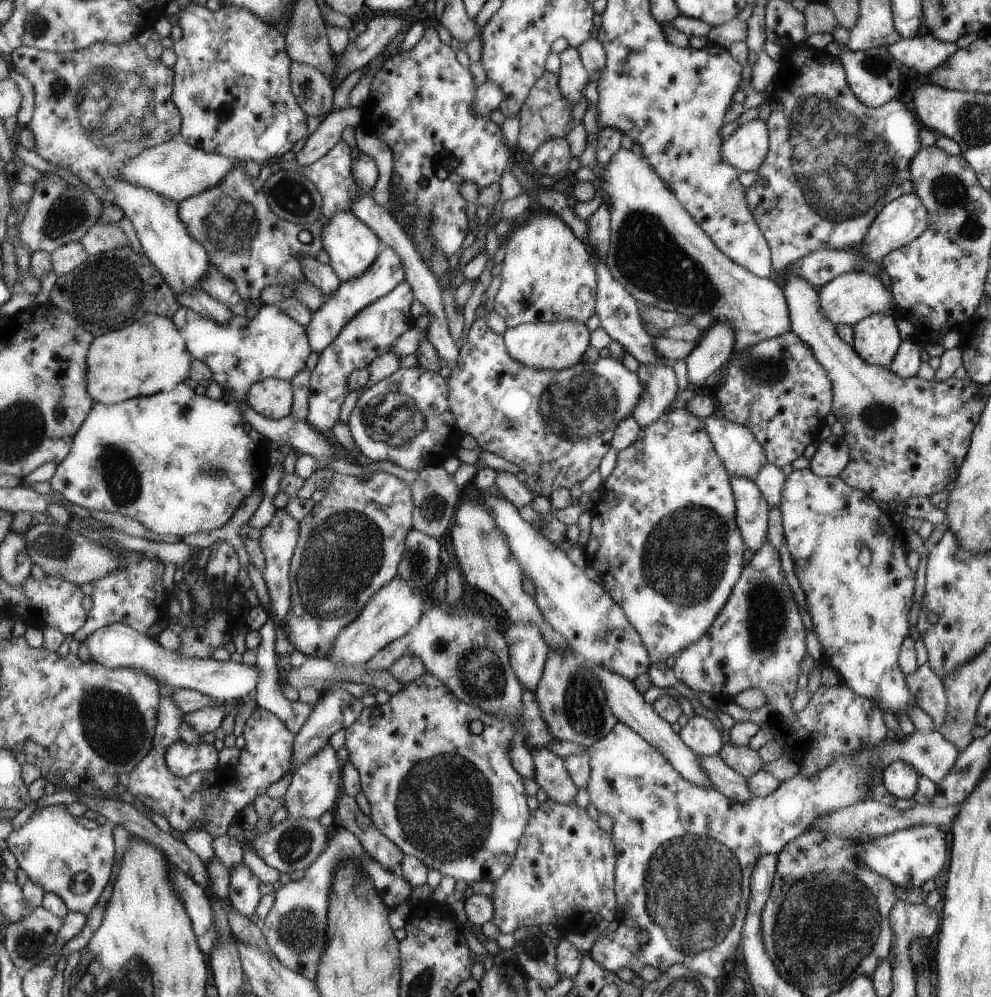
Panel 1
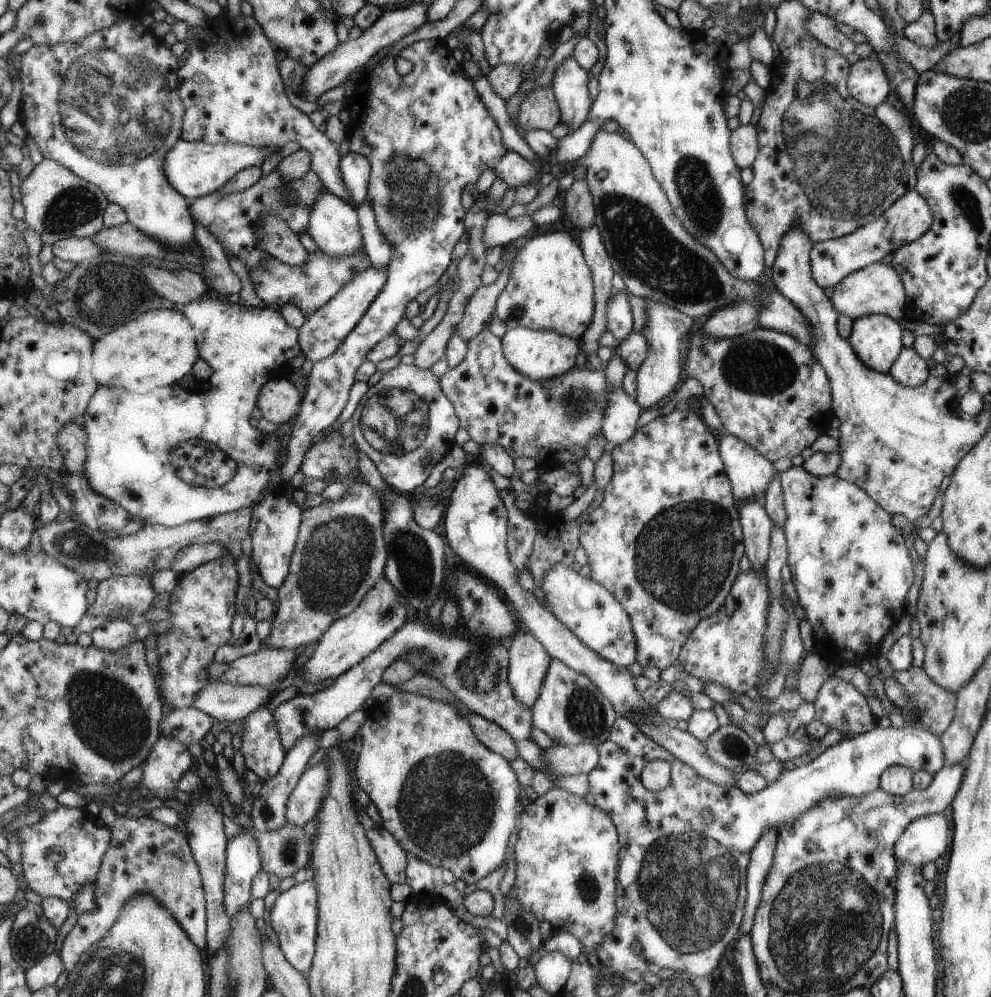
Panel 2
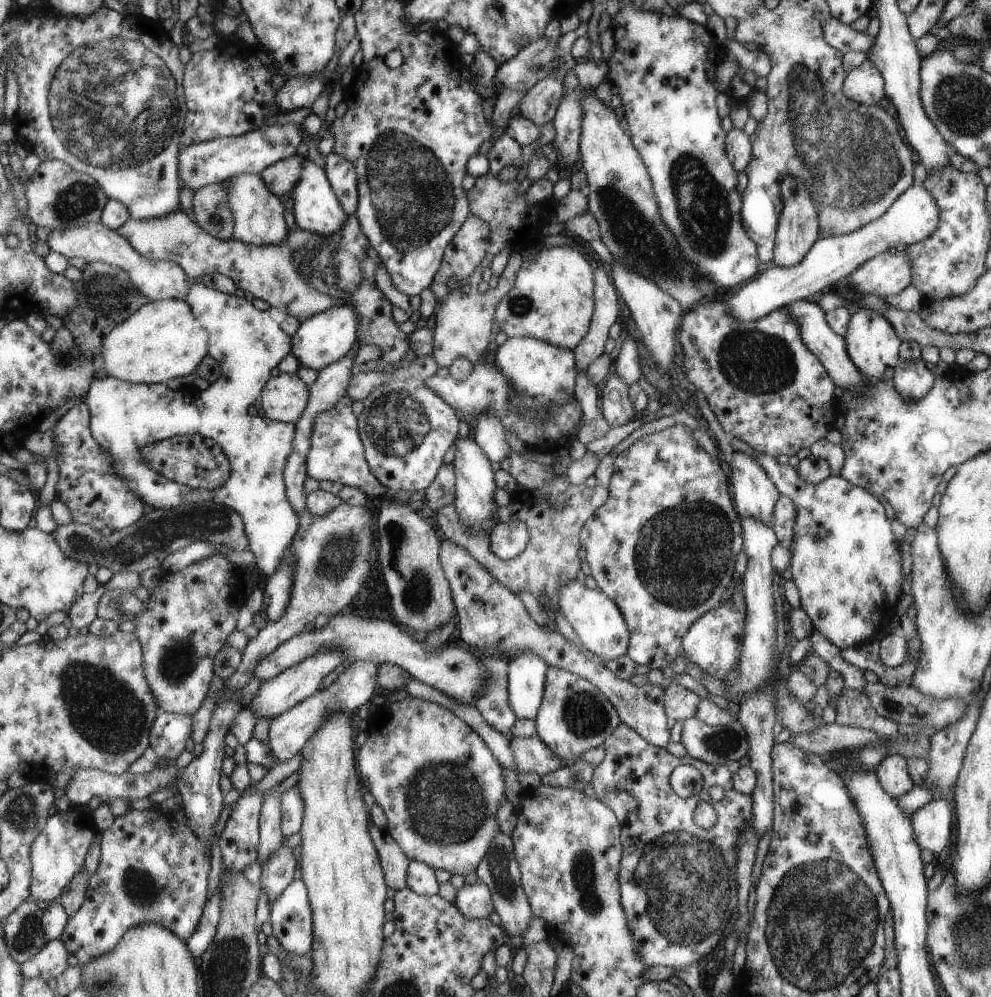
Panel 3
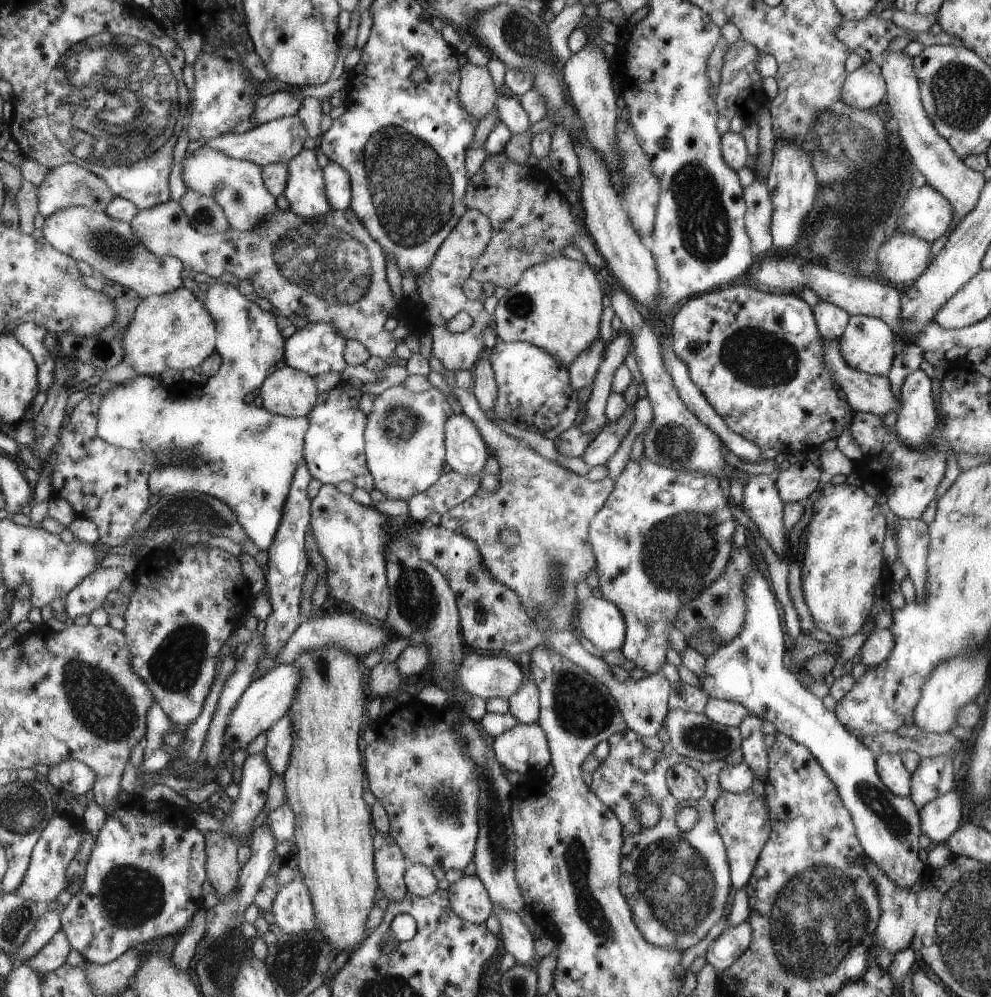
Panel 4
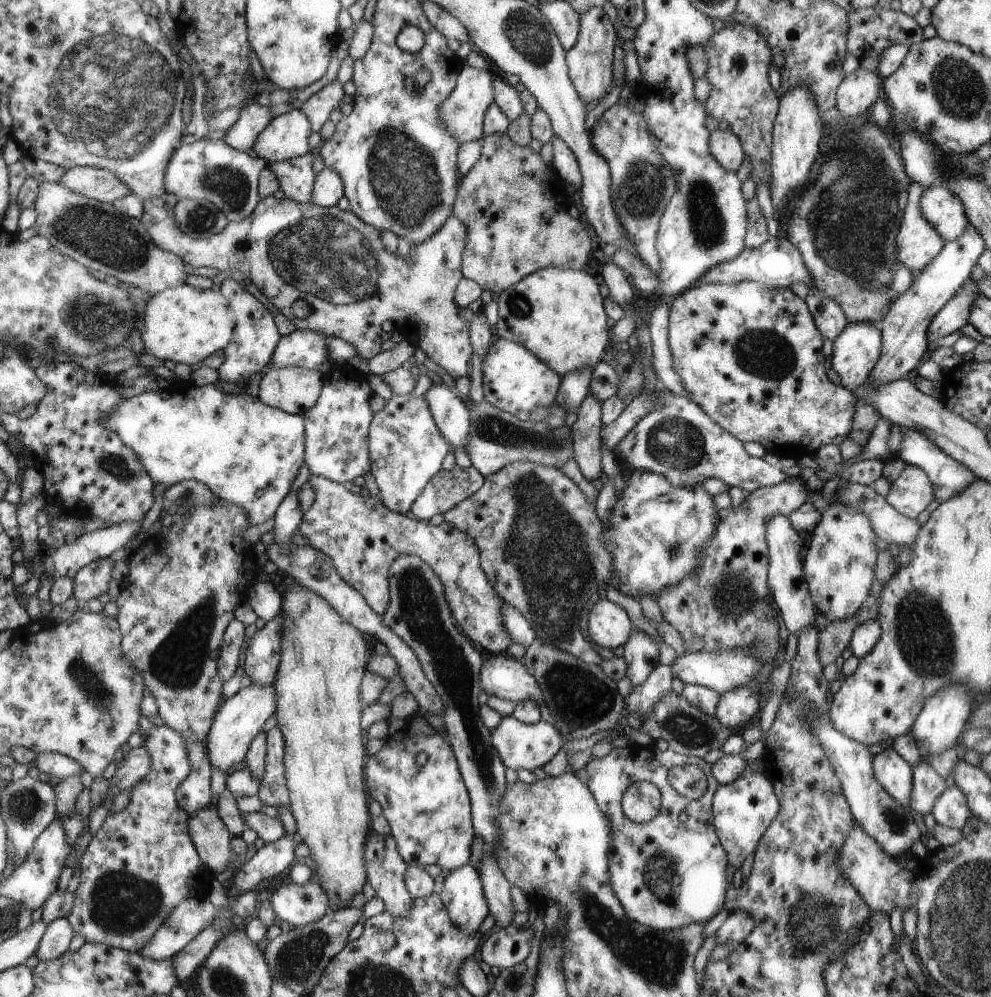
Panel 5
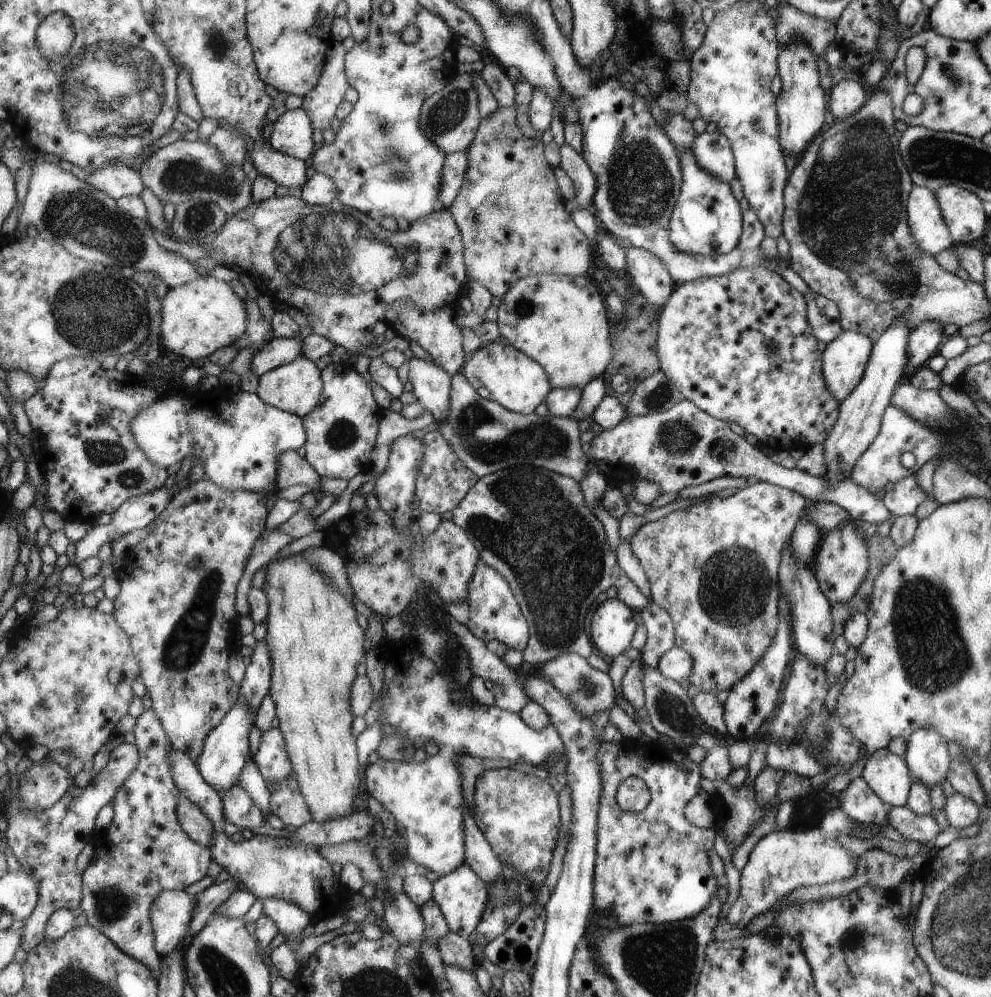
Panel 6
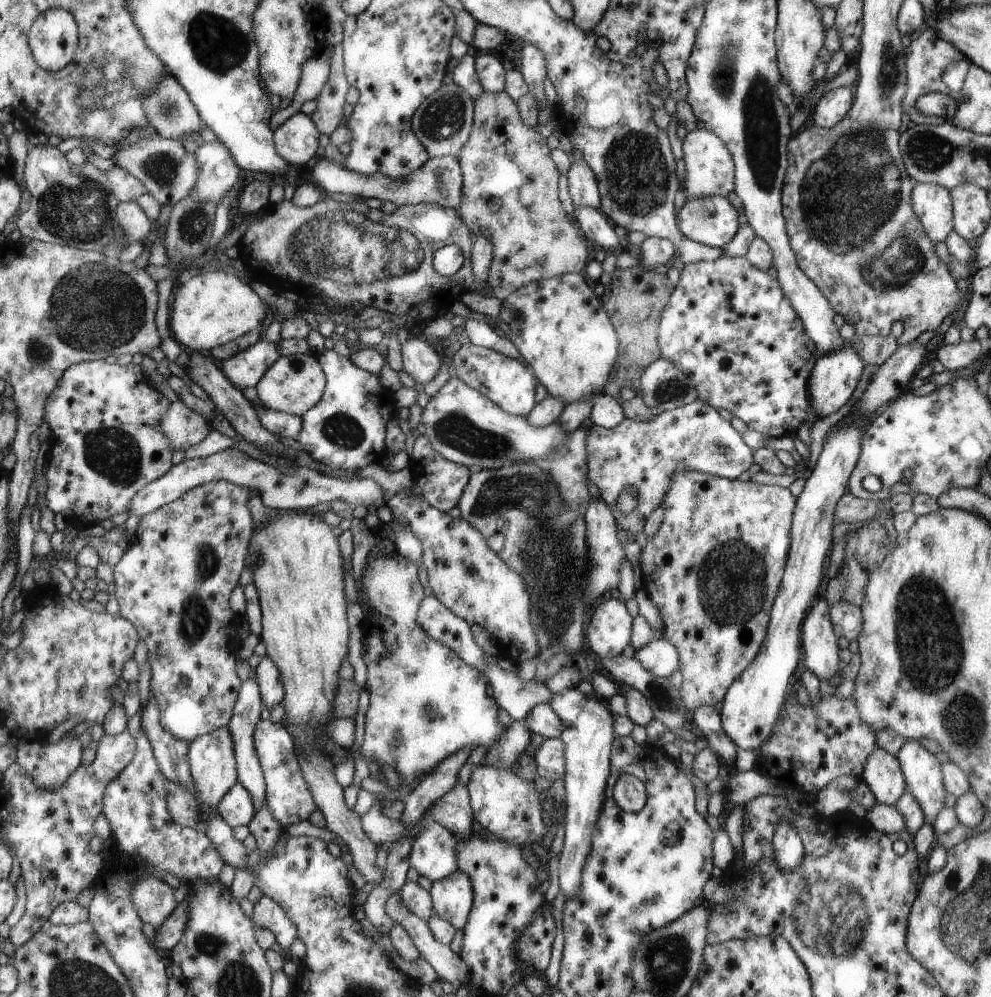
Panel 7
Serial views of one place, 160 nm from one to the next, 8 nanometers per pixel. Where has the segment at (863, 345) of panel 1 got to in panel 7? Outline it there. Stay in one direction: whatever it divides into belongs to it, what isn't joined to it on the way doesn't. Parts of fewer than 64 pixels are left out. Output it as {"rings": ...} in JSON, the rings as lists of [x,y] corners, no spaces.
{"rings":[[[847,342],[835,351],[821,355],[814,360],[814,368],[810,370],[808,394],[810,407],[817,419],[835,412],[847,403],[864,365],[858,351]]]}

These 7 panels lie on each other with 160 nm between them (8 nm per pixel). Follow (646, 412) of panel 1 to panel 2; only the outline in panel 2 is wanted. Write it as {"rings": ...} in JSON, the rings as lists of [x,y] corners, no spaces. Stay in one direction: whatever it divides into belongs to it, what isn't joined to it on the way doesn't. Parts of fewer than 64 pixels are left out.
{"rings":[[[647,299],[646,320],[640,329],[642,337],[646,338],[649,346],[645,360],[636,370],[636,393],[633,399],[642,410],[655,407],[661,398],[665,398],[671,390],[675,390],[679,375],[683,371],[681,356],[679,356],[680,337],[689,333],[693,319],[675,310],[673,307]]]}

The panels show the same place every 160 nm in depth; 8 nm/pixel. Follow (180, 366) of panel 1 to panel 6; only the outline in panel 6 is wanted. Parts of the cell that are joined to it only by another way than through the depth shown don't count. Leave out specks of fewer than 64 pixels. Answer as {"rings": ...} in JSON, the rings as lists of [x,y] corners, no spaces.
{"rings":[[[202,273],[194,281],[187,282],[183,286],[170,288],[166,297],[161,301],[161,332],[164,351],[171,351],[186,363],[205,362],[206,356],[218,348],[233,345],[242,336],[248,325],[246,306],[235,296],[229,282],[216,279]]]}

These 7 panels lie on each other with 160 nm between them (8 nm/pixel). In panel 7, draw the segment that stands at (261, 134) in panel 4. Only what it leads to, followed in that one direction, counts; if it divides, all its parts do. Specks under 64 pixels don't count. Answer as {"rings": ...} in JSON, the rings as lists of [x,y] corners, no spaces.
{"rings":[[[297,111],[287,118],[274,132],[274,146],[296,171],[303,168],[307,158],[315,156],[317,146],[317,126],[313,126],[313,119]]]}

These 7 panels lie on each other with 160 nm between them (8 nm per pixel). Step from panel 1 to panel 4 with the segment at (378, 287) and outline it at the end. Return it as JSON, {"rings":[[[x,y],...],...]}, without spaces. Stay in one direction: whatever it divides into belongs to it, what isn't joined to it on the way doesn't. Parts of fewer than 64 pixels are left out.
{"rings":[[[314,322],[298,328],[286,338],[282,360],[288,367],[303,370],[307,374],[317,375],[324,372],[341,372],[347,364],[343,358],[346,339],[342,337],[330,324]]]}

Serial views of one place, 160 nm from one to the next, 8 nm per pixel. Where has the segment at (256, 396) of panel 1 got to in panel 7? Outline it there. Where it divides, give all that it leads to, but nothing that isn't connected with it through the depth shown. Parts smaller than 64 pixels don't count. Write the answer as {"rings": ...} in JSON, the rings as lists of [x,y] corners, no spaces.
{"rings":[[[310,352],[295,353],[292,355],[280,356],[277,361],[271,365],[261,380],[254,387],[257,396],[264,406],[274,411],[289,413],[300,417],[306,410],[309,410],[317,401],[321,400],[321,392],[325,384],[324,370],[321,364],[317,364],[315,355]]]}

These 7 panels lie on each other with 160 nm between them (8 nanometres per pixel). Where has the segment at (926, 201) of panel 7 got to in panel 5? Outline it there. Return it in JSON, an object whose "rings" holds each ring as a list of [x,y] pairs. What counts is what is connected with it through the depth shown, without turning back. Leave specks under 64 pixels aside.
{"rings":[[[920,184],[910,186],[906,212],[903,213],[895,245],[899,262],[917,272],[929,264],[946,243],[922,215],[919,203],[923,191]]]}

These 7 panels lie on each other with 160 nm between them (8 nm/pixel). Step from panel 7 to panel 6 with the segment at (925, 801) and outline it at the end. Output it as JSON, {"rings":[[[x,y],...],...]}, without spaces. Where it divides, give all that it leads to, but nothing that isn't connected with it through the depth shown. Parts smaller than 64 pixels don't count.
{"rings":[[[923,727],[906,738],[905,758],[911,780],[923,783],[929,790],[941,786],[950,768],[945,737],[935,729]]]}

